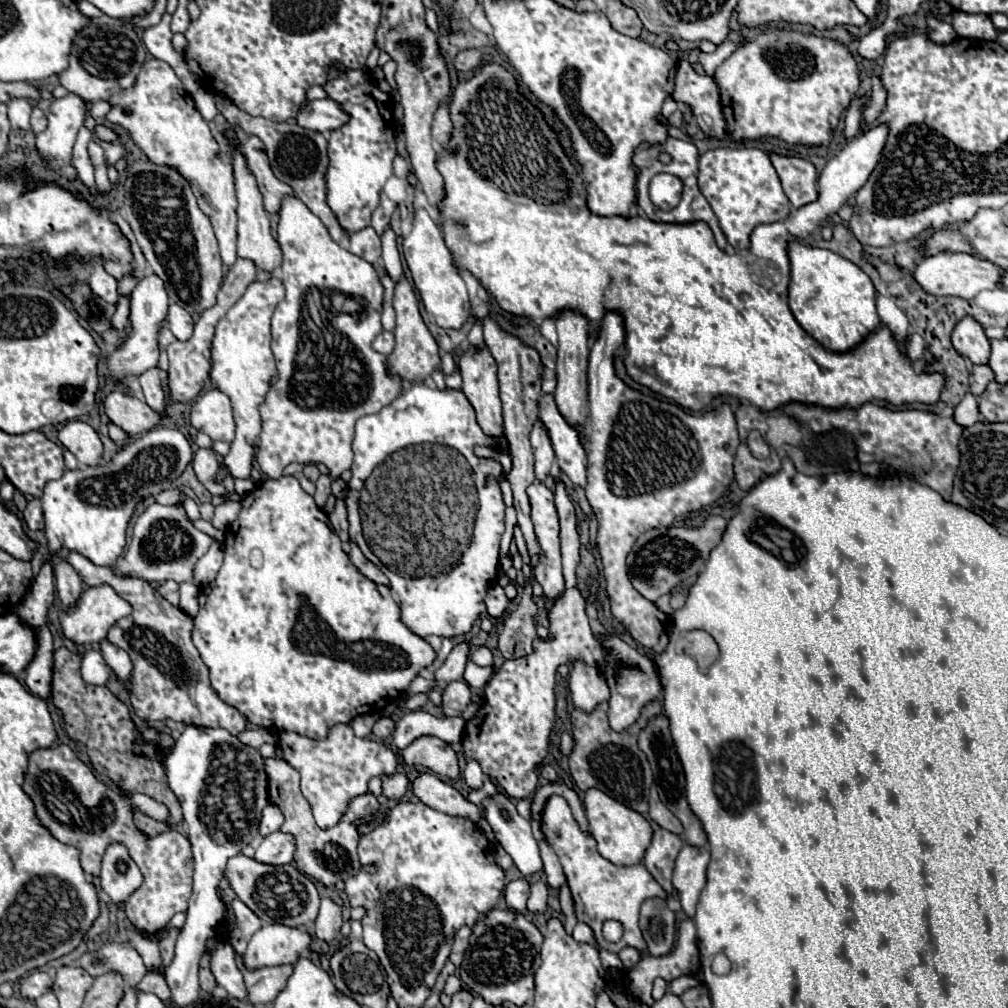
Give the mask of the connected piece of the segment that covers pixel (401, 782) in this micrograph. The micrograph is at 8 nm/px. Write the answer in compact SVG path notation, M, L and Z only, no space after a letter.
M392 774L384 780L384 796L390 800L402 800L410 788L410 780L406 774Z

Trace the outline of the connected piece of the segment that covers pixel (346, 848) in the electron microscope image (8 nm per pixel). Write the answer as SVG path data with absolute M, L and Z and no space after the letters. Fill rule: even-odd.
M268 758L266 762L266 774L268 774L268 794L270 794L270 802L276 804L284 814L284 824L282 824L282 832L290 832L296 838L296 854L294 854L294 862L298 866L300 872L320 880L324 886L336 884L338 880L346 880L350 876L354 876L360 868L358 864L358 828L352 824L358 816L364 816L366 812L378 812L380 804L376 800L376 796L372 794L364 794L358 796L350 802L348 812L346 812L346 820L338 822L334 828L330 830L320 830L314 822L314 816L310 812L310 806L306 802L300 802L300 792L297 784L300 784L300 776L298 772L288 766L284 760L276 760L276 758ZM280 784L291 784L289 787L280 787ZM281 791L281 793L280 793Z

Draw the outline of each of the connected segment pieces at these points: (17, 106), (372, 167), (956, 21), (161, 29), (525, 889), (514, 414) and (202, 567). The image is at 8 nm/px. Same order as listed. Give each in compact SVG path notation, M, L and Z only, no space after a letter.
M14 98L8 102L8 118L14 130L30 130L30 112L32 106L24 98Z
M332 70L330 80L324 86L328 98L340 102L342 108L350 114L348 124L330 132L330 166L326 172L328 206L334 210L346 232L356 232L370 226L370 214L380 202L378 196L384 182L392 176L392 160L396 156L390 96L378 90L378 86L366 78L370 78L366 70Z
M954 10L952 12L952 26L958 36L974 38L974 40L996 40L998 32L992 26L986 14L968 14Z
M170 14L162 16L162 22L146 28L144 30L144 44L148 48L148 52L158 58L172 64L178 64L178 60L184 60L184 56L180 56L174 48L172 48L172 32L170 32Z
M526 878L512 880L512 882L506 886L504 896L506 896L508 908L512 908L512 910L516 910L516 912L524 912L524 910L526 910L528 896L530 896L530 882L528 882Z
M488 314L484 320L484 344L490 348L496 364L498 364L498 382L500 382L500 400L502 400L502 408L504 408L504 434L508 438L510 444L510 456L512 456L512 472L510 472L510 484L512 484L512 492L514 492L514 508L518 512L518 526L524 534L526 546L528 546L528 554L530 554L530 566L532 570L538 564L540 558L540 544L536 540L534 534L534 526L530 520L530 500L526 494L526 488L536 480L534 478L534 456L532 456L532 448L530 448L530 430L534 420L538 418L538 398L542 396L542 362L540 362L540 354L532 348L526 346L518 336L512 336L510 332L502 330L500 324L496 320L492 320L492 316Z
M214 542L210 546L210 550L196 562L196 568L194 568L194 584L198 588L210 584L218 576L220 566L222 566L222 558L224 558L222 546L218 542Z

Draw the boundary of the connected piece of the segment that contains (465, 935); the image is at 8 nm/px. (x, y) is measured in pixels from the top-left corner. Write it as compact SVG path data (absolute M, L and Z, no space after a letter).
M464 926L456 932L456 938L454 938L454 946L452 946L452 954L450 954L450 960L460 966L462 958L464 958L464 952L466 952L466 944L468 944L468 938L470 938L470 928Z

